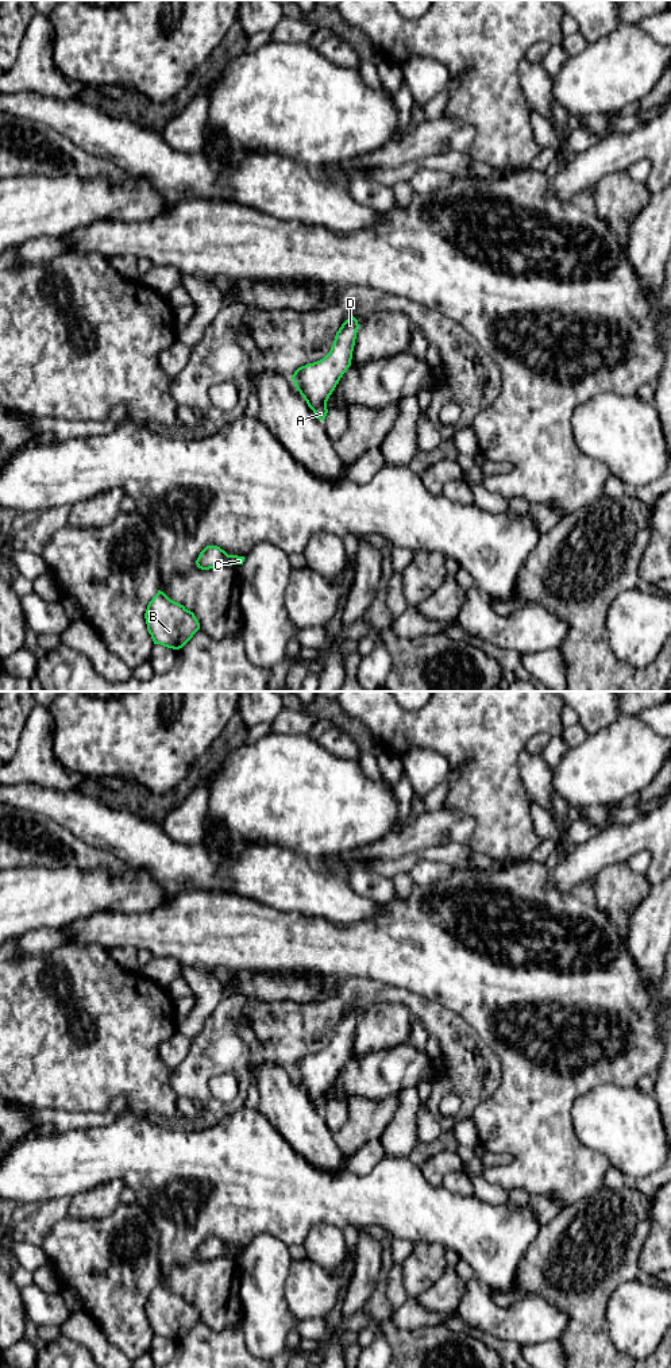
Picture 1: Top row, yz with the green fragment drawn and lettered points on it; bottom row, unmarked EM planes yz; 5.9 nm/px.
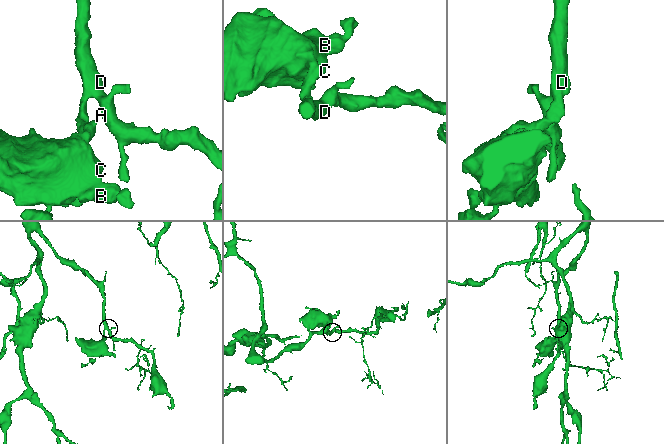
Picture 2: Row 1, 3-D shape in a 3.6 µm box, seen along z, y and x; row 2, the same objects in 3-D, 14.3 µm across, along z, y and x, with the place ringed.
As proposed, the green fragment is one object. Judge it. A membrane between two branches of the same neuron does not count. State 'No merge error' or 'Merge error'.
No merge error

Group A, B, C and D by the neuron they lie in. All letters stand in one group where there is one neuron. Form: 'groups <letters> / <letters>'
groups A B C D

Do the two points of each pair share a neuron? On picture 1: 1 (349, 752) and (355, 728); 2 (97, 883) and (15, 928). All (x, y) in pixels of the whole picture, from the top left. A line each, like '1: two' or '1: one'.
1: two
2: one

